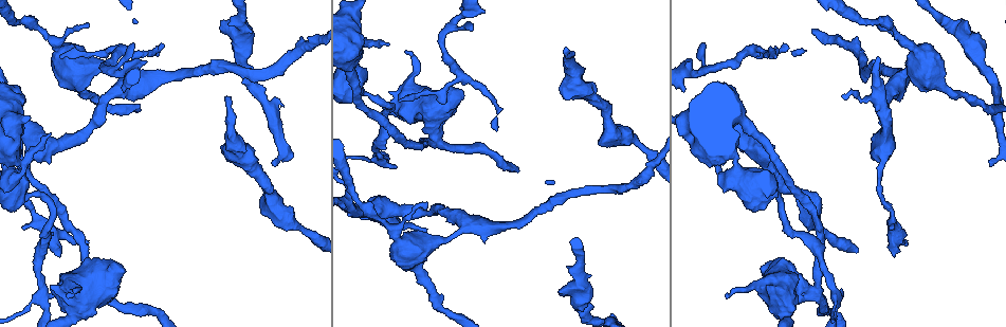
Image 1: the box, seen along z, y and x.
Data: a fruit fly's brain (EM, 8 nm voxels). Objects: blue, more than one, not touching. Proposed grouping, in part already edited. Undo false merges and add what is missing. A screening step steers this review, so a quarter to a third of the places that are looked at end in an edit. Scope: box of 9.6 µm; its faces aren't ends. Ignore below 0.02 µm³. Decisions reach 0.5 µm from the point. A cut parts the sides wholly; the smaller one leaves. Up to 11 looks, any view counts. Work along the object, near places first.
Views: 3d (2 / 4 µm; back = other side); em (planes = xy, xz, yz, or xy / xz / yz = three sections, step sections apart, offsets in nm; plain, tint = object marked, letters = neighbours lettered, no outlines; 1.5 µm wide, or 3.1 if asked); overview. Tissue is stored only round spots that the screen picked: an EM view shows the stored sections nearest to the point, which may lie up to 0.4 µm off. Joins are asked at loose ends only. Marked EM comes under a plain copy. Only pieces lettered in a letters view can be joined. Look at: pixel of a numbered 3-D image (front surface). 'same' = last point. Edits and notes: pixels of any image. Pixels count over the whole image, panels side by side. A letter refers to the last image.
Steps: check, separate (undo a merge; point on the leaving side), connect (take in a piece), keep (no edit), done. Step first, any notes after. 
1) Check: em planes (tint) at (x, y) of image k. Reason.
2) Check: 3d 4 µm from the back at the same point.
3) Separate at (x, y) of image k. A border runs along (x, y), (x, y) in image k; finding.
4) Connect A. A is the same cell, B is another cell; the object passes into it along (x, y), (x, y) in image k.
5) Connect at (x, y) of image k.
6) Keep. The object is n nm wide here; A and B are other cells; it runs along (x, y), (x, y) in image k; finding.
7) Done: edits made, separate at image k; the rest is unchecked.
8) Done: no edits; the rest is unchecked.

Check: 3d 4 µm at (60, 57) of image 1. Thin end.

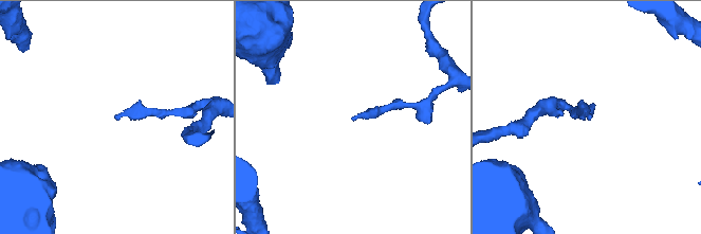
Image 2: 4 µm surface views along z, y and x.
Check: em planes (letters) at (590, 117) of image 2.

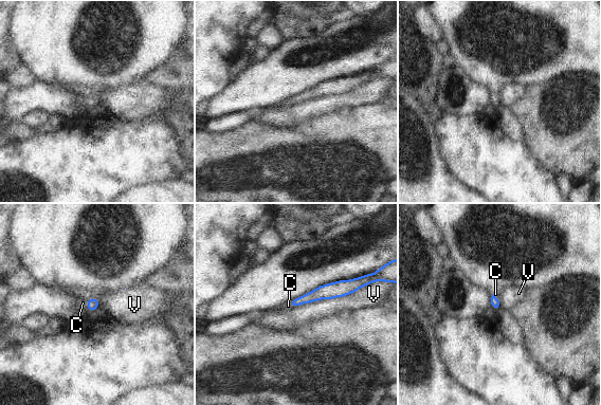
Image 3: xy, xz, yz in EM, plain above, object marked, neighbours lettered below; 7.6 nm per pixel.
Connect C. C is the same cell, V is another cell; the object passes into it along (92, 304), (87, 304), (83, 302) in image 3; the neuron continues.

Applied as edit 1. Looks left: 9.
Check: em planes (tint) at (784, 46) of image 1. Free end.

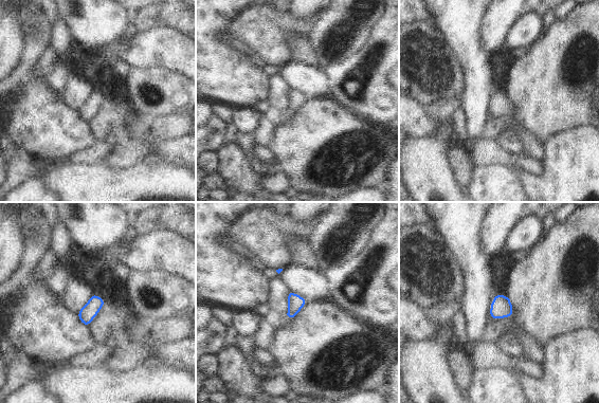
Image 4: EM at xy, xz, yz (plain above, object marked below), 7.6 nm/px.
Check: em planes (letters) at the same point. See the neighbours.

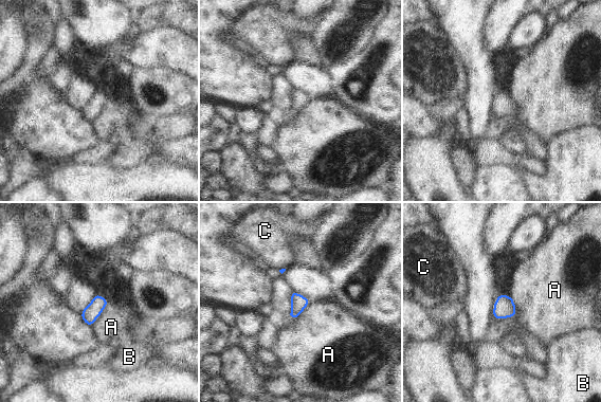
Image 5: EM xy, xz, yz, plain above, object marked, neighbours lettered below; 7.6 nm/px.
Keep. A, B and C are other cells; a border runs along (511, 296), (515, 313), (493, 318) in image 5; no lettered piece goes on from it.

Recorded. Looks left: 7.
Check: 3d 4 µm at (228, 97) of image 1. Free end.

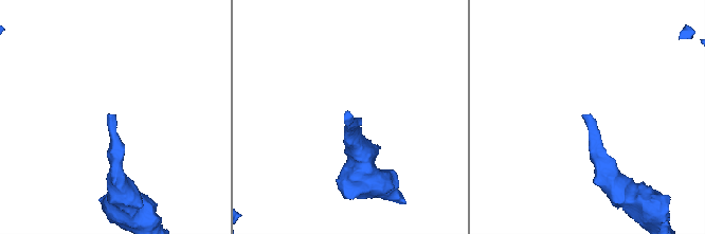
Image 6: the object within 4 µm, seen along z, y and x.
Check: em planes (letters) at (108, 113) of image 6.

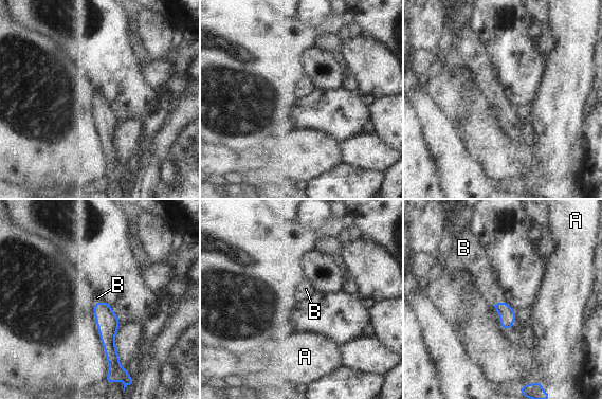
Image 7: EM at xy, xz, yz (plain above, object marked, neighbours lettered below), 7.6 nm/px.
Connect B. B is the same cell, A is another cell; it goes on there.

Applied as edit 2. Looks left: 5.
Check: 3d 4 µm at (894, 256) of image 1. Branch stops here.

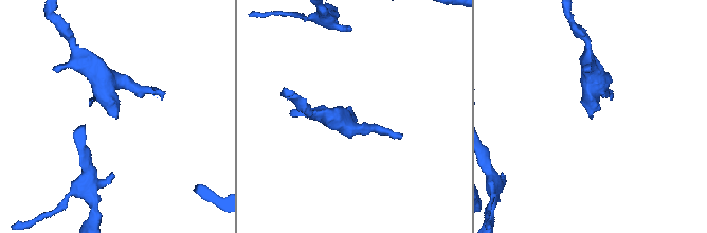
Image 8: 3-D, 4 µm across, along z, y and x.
Check: em yz step 8 (letters) at (355, 116) of image 8.

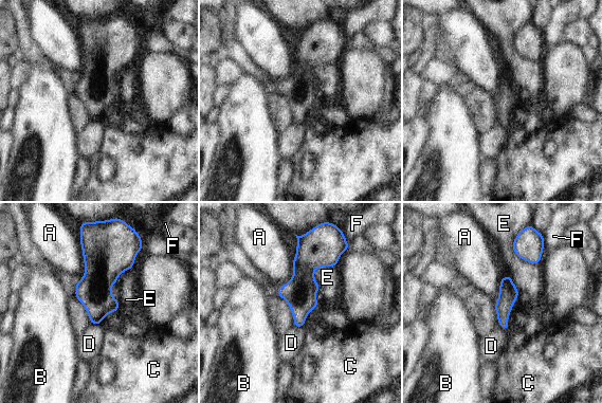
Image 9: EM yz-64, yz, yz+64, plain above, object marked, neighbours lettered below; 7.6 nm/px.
Check: em planes (letters) at the same point.

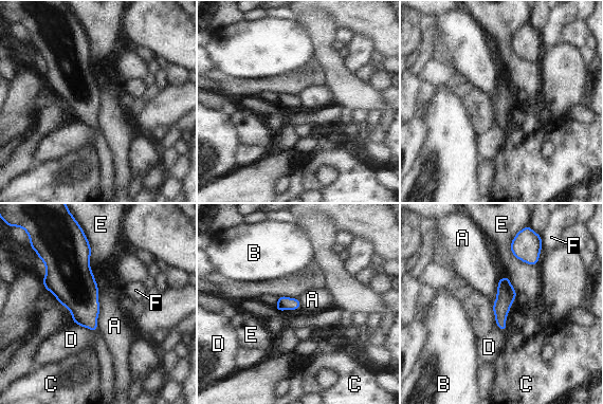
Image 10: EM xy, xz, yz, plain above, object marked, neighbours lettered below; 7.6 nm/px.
Keep. The longest contact is with A, 320 nm; A, B, C, D, E and F are other cells; a border runs along (98, 289), (96, 329) in image 10; no lettered piece goes on from it.

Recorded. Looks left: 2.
Done: edits made, connect at image 3, connect at image 7; the rest is unchecked.

